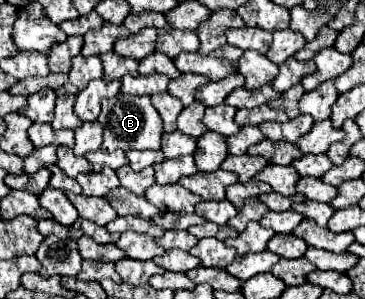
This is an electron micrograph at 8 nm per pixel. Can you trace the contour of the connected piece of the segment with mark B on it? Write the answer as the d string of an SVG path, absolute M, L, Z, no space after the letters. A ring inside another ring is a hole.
M119 93L117 97L105 99L101 115L97 119L103 127L103 145L101 151L111 153L115 149L131 151L131 149L161 149L163 125L157 109L151 103L151 97L133 97Z

